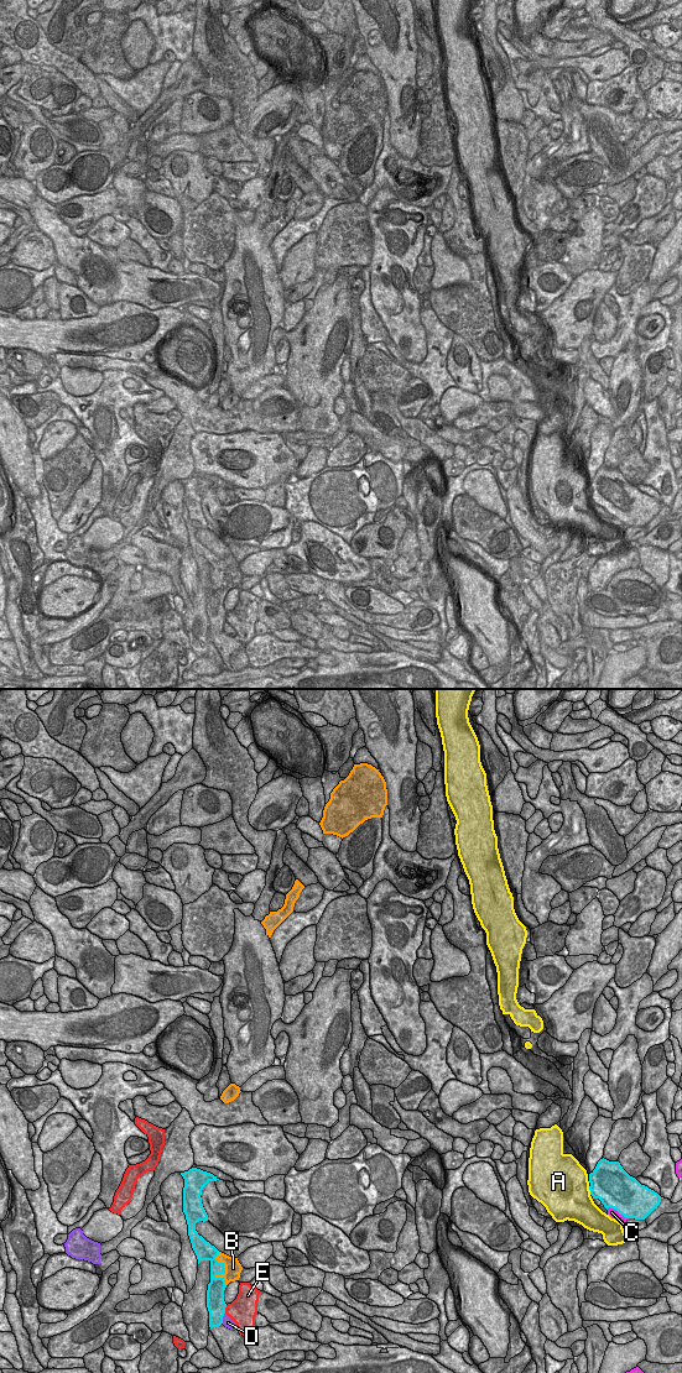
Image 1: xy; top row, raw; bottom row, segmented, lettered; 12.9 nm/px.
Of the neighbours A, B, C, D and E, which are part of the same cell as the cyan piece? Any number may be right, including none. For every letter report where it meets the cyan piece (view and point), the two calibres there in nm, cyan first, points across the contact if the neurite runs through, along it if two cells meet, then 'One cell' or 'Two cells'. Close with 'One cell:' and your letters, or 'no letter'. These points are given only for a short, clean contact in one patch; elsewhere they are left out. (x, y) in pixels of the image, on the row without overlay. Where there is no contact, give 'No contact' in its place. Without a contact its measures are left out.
A: Touches cyan at xy (589, 496). Thickness 460 nm (cyan) against 500 nm. Two cells
B: Touches cyan at xy (224, 577). Thickness 220 nm (cyan) against 220 nm. Two cells
C: Touches cyan at xy (618, 518). Thickness 480 nm (cyan) against 120 nm. Two cells
D: Touches cyan at xy (222, 625). Thickness 240 nm (cyan) against 130 nm. Boundary: xy (224, 620), (222, 630). Two cells
E: Touches cyan at xy (224, 616). Thickness 240 nm (cyan) against 360 nm. Two cells
One cell: no letter

